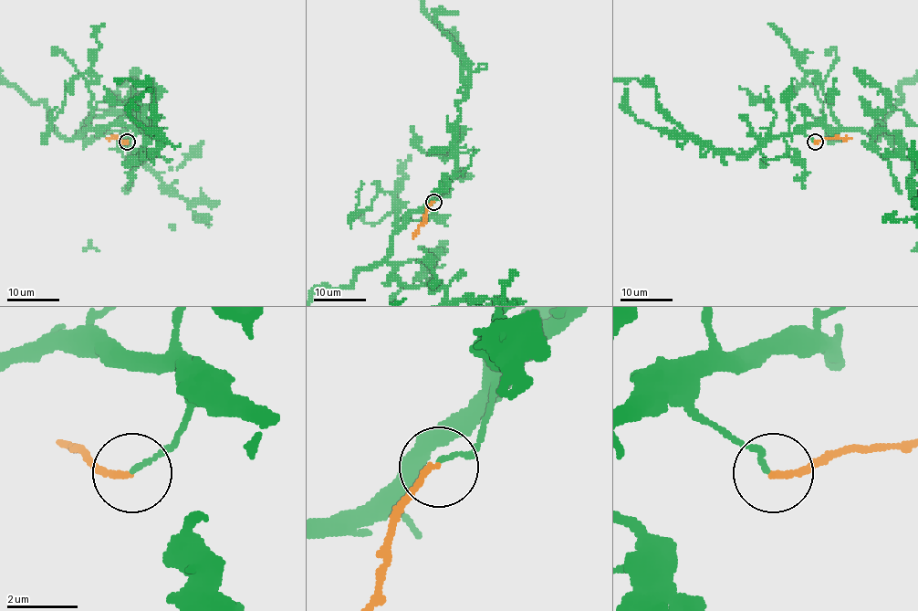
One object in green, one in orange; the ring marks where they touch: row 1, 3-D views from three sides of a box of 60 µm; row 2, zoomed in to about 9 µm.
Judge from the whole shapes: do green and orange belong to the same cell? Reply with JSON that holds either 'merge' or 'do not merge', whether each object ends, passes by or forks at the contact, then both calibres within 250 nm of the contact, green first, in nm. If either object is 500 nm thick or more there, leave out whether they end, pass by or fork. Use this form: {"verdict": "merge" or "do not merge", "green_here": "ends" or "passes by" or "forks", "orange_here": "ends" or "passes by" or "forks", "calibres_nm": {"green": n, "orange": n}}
{"verdict": "do not merge", "green_here": "ends", "orange_here": "ends", "calibres_nm": {"green": 110, "orange": 170}}

